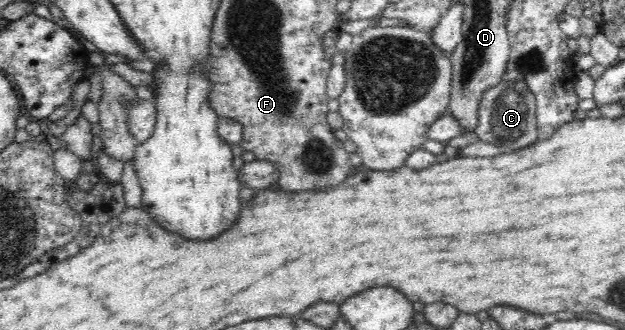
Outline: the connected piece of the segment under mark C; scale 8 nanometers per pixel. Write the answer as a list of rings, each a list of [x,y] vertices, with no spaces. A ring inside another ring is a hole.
[[[498,81],[494,87],[482,93],[474,131],[480,141],[498,145],[505,153],[527,147],[538,140],[536,106],[535,95],[530,93],[523,81]]]

